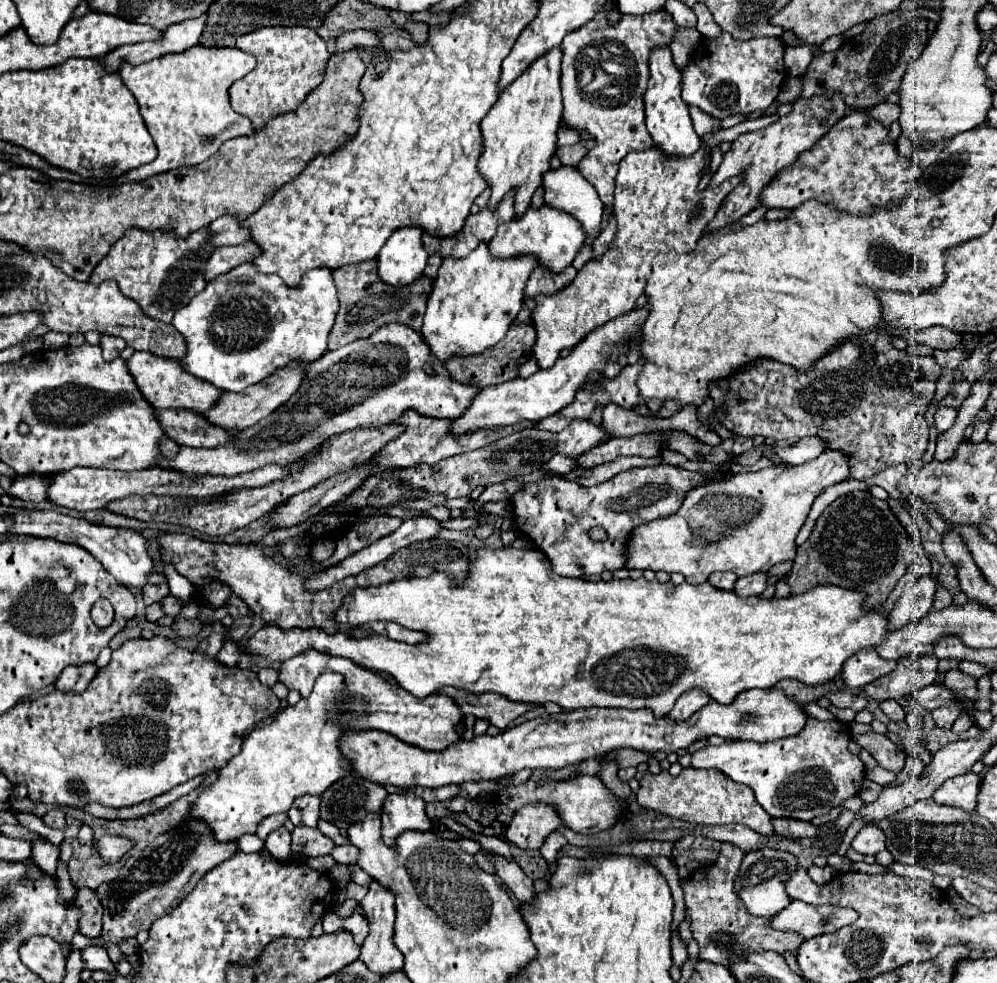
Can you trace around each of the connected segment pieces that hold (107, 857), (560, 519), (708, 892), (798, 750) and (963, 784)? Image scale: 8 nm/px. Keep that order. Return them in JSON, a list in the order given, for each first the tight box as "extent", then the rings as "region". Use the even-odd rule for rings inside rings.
[{"extent":[97,834,135,864],"region":[[[105,834],[97,840],[97,852],[99,852],[101,860],[107,864],[119,862],[125,856],[125,852],[129,852],[133,846],[135,846],[135,842],[129,838],[123,838],[123,836]]]},{"extent":[511,464,727,576],"region":[[[659,464],[659,466],[645,466],[645,468],[631,468],[625,472],[619,472],[611,480],[599,484],[599,486],[579,486],[575,482],[567,482],[559,476],[545,476],[541,482],[527,484],[521,492],[517,492],[511,502],[513,502],[513,516],[521,532],[525,532],[535,546],[549,558],[551,568],[561,574],[561,576],[599,576],[605,570],[617,570],[625,566],[625,544],[627,536],[631,530],[643,522],[651,522],[655,518],[665,518],[671,516],[675,510],[679,510],[683,494],[691,490],[693,486],[699,486],[703,482],[711,480],[723,480],[727,474],[721,476],[705,476],[701,472],[687,472],[669,464]],[[591,528],[603,528],[607,532],[607,540],[591,540],[589,530]]]},{"extent":[681,844,803,966],"region":[[[723,844],[719,860],[715,864],[703,866],[681,880],[685,894],[685,912],[691,918],[691,932],[699,944],[701,960],[727,966],[727,958],[739,958],[739,950],[775,950],[779,954],[785,954],[797,952],[797,946],[803,942],[799,934],[783,934],[771,930],[771,926],[767,926],[771,918],[751,918],[751,914],[747,914],[747,908],[733,892],[733,880],[743,856],[745,852],[741,848]]]},{"extent":[691,720,865,820],"region":[[[807,720],[803,732],[795,738],[783,738],[767,744],[731,740],[721,746],[705,746],[691,756],[693,768],[715,768],[735,782],[747,784],[763,810],[777,818],[811,820],[827,814],[843,800],[855,796],[865,778],[865,766],[859,756],[847,750],[849,728],[839,720]]]},{"extent":[931,772,981,812],"region":[[[967,772],[967,774],[961,774],[959,778],[951,778],[951,780],[943,782],[933,792],[931,798],[937,804],[955,806],[955,808],[961,808],[965,812],[975,812],[977,810],[979,786],[981,786],[981,778],[973,772]]]}]

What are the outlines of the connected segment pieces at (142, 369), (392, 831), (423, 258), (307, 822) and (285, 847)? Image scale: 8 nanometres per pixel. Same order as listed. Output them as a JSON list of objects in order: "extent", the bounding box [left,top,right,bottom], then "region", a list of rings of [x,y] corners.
[{"extent":[125,352,221,414],"region":[[[135,352],[125,362],[139,392],[153,408],[181,408],[181,410],[193,410],[197,414],[203,414],[203,410],[207,410],[207,406],[211,406],[211,402],[215,402],[215,398],[219,398],[221,394],[221,390],[215,390],[215,386],[207,386],[207,382],[197,382],[197,378],[191,378],[191,374],[183,372],[177,360]]]},{"extent":[381,788,431,846],"region":[[[407,788],[399,794],[389,794],[383,802],[381,822],[383,822],[383,840],[387,846],[393,846],[395,838],[407,830],[427,832],[431,830],[431,820],[425,812],[425,802],[417,788]]]},{"extent":[377,226,429,288],"region":[[[417,226],[403,228],[385,242],[377,256],[379,278],[385,284],[401,288],[415,282],[423,274],[429,254],[423,250],[421,234],[423,232]]]},{"extent":[289,796,319,826],"region":[[[303,796],[289,810],[289,820],[295,826],[317,826],[319,820],[319,796]]]},{"extent":[265,826,291,860],"region":[[[285,826],[273,830],[267,838],[265,838],[265,850],[271,852],[271,856],[275,860],[287,860],[291,856],[291,834]]]}]

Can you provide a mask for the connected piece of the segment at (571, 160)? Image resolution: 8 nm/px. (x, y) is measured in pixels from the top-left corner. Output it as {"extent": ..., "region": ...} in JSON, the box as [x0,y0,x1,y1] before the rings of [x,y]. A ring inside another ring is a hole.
{"extent":[557,142,587,166],"region":[[[577,142],[573,146],[561,146],[557,150],[557,156],[561,158],[561,164],[571,164],[571,166],[577,166],[577,162],[581,162],[581,158],[587,154],[587,148]]]}

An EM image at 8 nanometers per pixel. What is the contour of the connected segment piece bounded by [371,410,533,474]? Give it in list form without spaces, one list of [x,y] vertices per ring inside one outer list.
[[[413,410],[403,412],[397,420],[397,424],[405,426],[405,432],[399,434],[395,440],[391,440],[375,458],[371,458],[371,462],[377,462],[377,468],[373,470],[373,474],[389,470],[389,468],[403,468],[403,466],[411,466],[411,464],[435,464],[443,458],[455,456],[455,454],[463,454],[463,452],[471,452],[477,448],[483,448],[491,442],[497,442],[499,438],[515,432],[515,430],[523,430],[523,428],[531,428],[531,422],[521,422],[519,426],[507,426],[507,428],[499,428],[499,430],[477,430],[471,434],[465,434],[463,438],[451,438],[451,434],[447,434],[447,426],[451,424],[451,420],[435,420],[435,418],[423,418],[421,414],[415,414]]]

